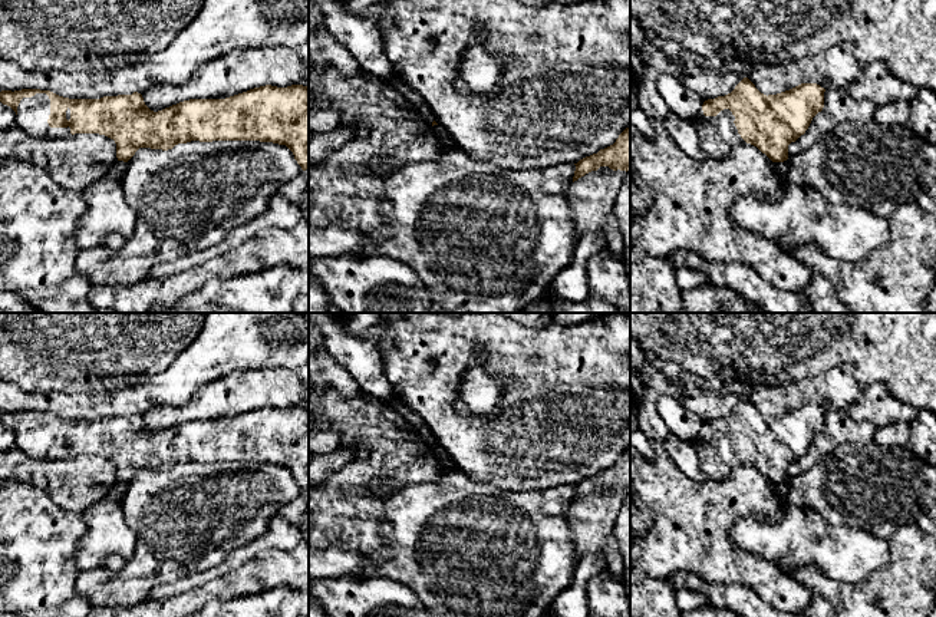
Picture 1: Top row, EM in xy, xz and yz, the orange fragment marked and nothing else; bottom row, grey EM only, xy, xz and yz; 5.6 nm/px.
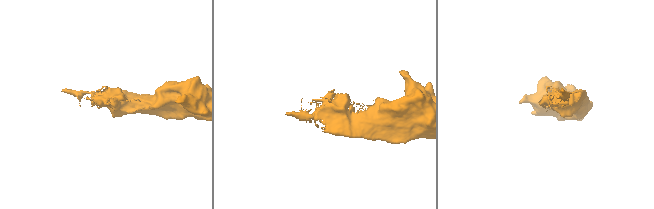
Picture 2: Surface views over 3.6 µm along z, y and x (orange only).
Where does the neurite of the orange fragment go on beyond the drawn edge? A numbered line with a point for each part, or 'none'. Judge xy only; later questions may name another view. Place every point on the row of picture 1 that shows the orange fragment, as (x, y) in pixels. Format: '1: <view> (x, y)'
1: xy (33, 112)

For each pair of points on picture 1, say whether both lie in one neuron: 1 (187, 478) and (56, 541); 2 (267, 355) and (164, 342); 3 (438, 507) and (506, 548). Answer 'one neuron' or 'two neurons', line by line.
1: two neurons
2: two neurons
3: one neuron

